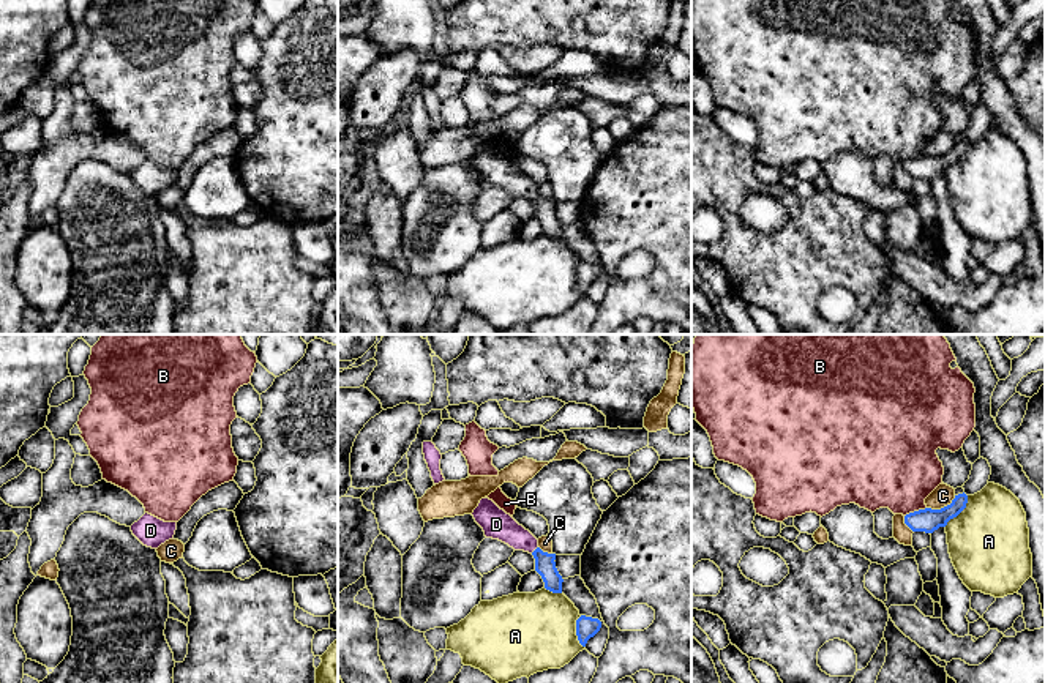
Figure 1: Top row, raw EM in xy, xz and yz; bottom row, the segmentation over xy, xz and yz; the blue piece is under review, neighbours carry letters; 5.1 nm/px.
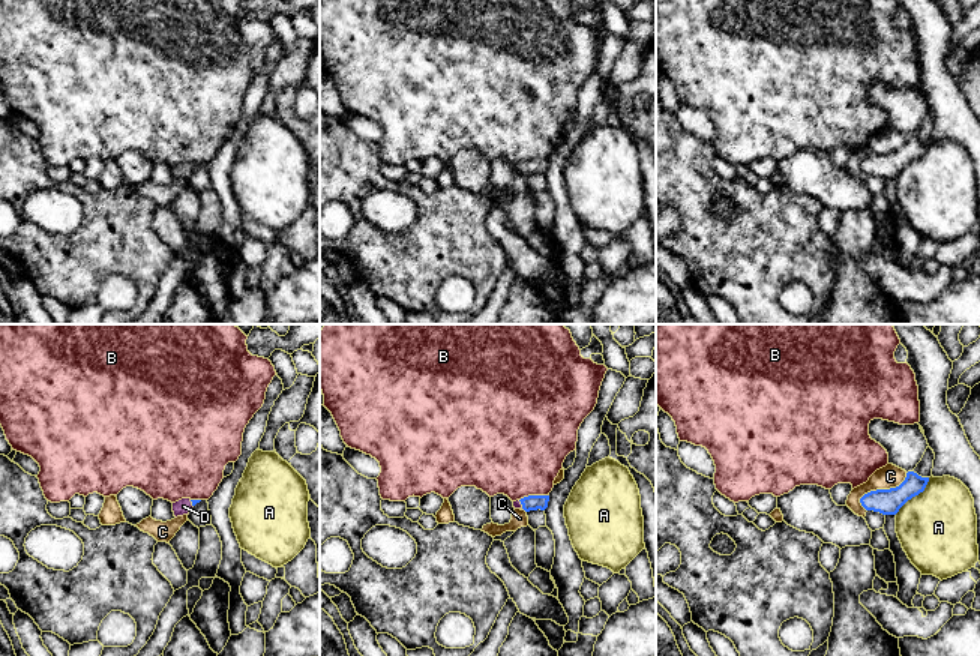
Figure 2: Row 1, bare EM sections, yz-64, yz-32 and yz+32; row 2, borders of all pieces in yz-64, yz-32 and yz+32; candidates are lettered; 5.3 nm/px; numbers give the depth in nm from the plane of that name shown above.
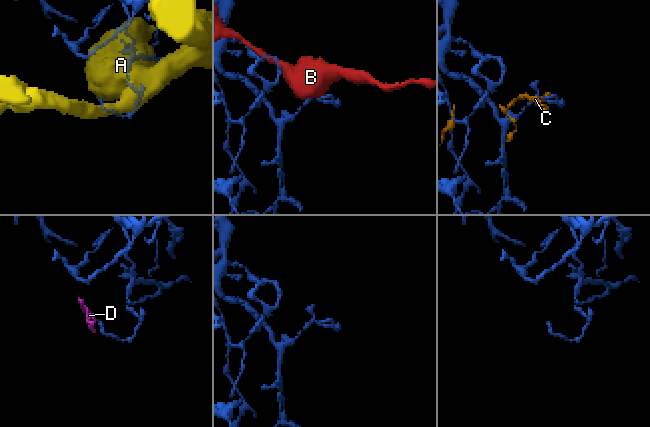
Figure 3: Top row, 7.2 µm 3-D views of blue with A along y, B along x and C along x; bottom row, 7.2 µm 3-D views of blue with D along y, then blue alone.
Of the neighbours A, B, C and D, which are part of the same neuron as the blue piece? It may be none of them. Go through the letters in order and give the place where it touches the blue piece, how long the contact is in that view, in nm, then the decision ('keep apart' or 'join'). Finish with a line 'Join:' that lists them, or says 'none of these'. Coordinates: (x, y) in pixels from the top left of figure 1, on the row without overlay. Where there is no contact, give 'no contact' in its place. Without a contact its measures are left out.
A: yz (960, 158) | 200 nm | keep apart
B: yz (914, 158) | 120 nm | keep apart
C: yz (941, 155) | 170 nm | keep apart
D: xz (535, 196) | 50 nm | join
Join: D

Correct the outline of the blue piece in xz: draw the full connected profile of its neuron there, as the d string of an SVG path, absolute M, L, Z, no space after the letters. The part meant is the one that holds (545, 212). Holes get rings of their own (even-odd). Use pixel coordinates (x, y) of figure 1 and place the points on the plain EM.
M486 144L480 147L472 162L486 185L499 186L515 197L532 200L535 218L541 222L545 235L552 240L562 240L564 226L556 215L556 200L543 199L538 194L538 186L529 177Z

